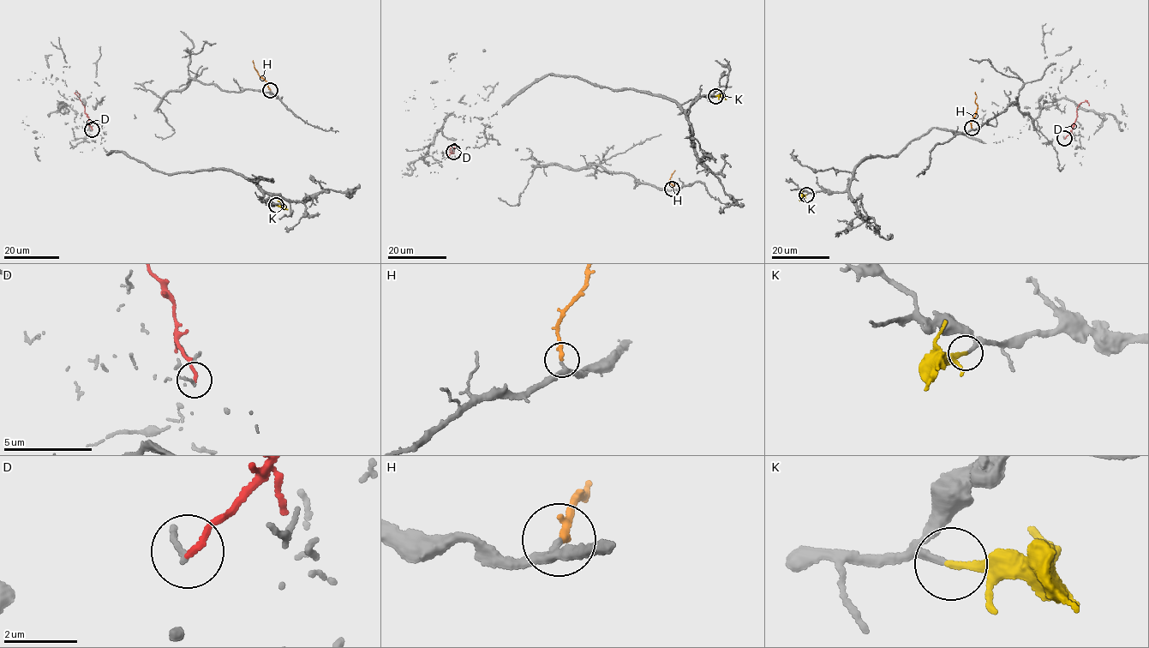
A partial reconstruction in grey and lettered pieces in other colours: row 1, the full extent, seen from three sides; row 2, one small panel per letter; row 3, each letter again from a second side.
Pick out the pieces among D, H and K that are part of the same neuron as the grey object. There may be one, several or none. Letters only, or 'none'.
H, K

